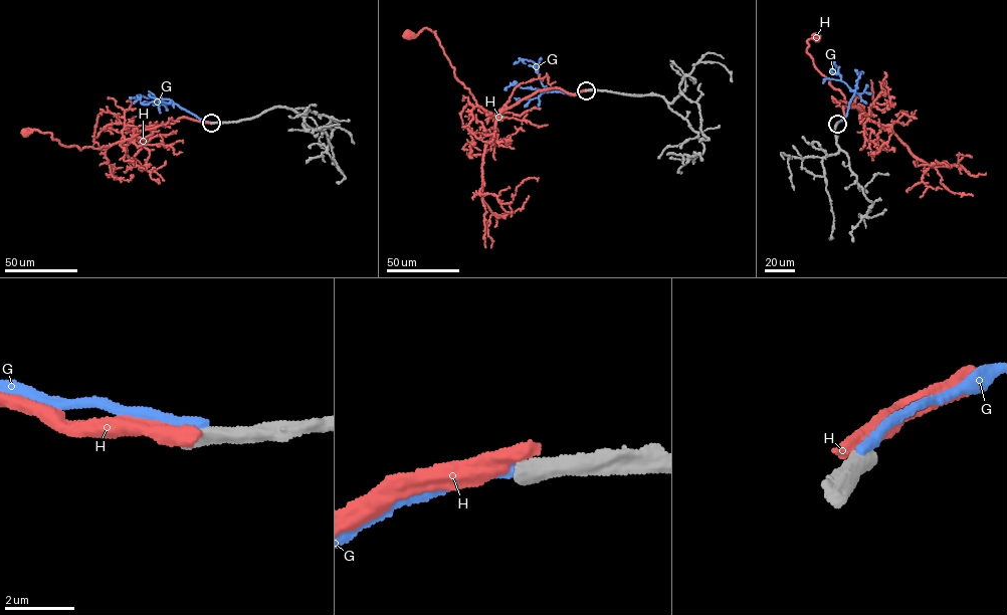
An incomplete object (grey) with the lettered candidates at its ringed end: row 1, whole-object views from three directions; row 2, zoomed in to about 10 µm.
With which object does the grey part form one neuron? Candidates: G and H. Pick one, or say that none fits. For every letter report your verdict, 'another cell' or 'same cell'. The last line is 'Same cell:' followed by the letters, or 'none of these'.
G: another cell
H: another cell
Same cell: none of these

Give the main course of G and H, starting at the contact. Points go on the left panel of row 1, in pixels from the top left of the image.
G: (211, 123), (201, 120), (171, 100), (160, 103), (156, 98), (142, 104), (138, 98), (134, 104)
H: (211, 123), (181, 118), (98, 149), (68, 147), (36, 129), (25, 133)

